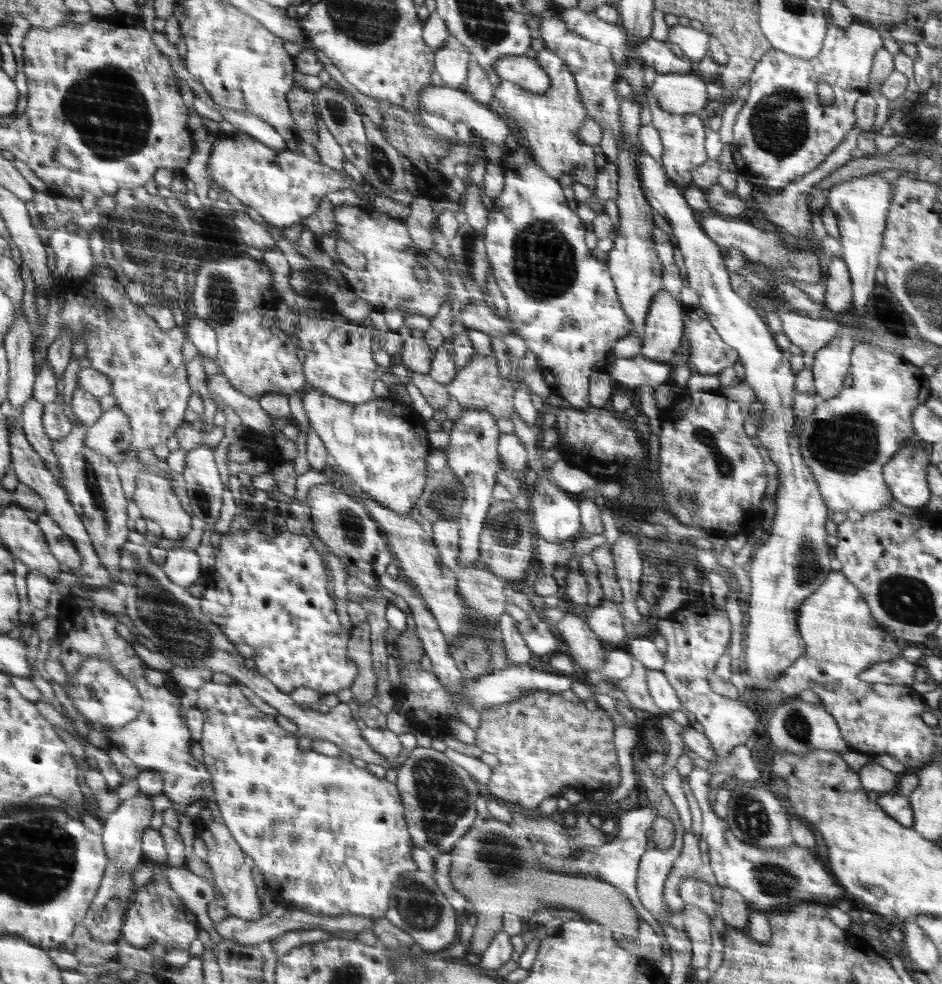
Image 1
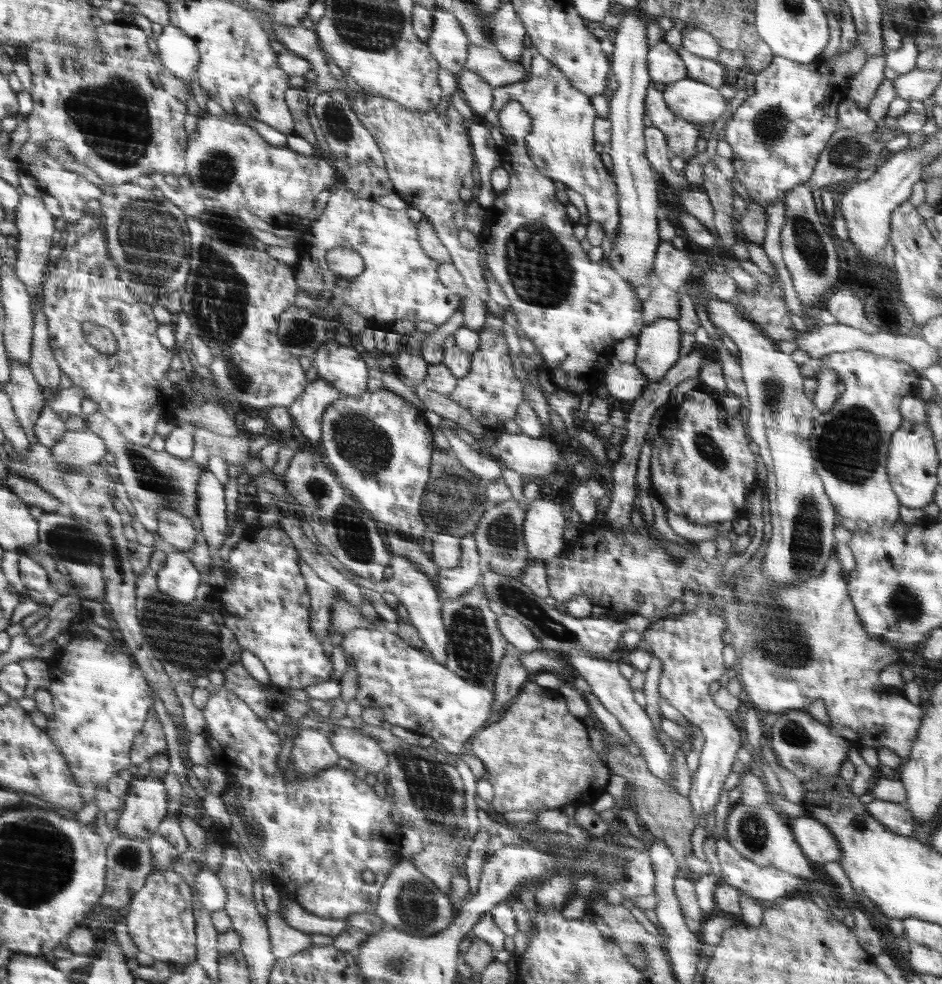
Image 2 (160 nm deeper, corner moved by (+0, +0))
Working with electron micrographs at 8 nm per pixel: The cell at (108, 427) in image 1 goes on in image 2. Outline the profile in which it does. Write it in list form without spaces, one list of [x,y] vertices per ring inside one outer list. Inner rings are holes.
[[[88,428],[66,431],[60,440],[51,446],[55,460],[63,470],[75,472],[79,467],[99,463],[107,453],[103,440]]]

